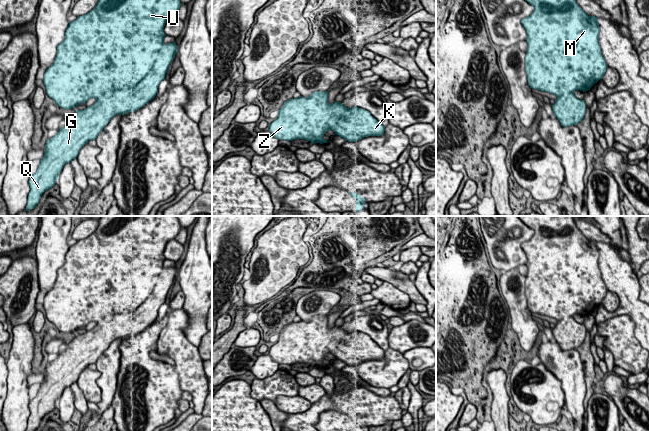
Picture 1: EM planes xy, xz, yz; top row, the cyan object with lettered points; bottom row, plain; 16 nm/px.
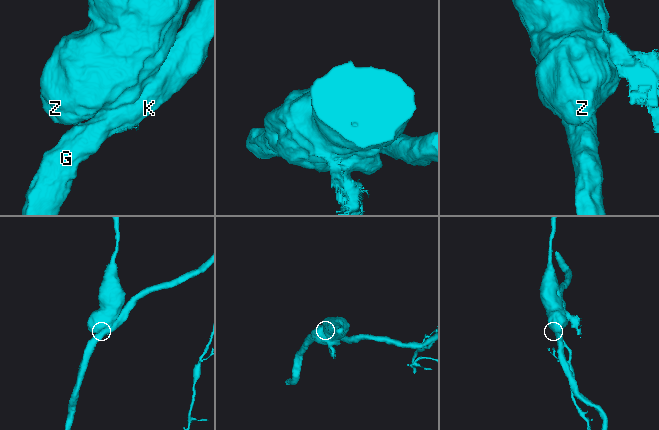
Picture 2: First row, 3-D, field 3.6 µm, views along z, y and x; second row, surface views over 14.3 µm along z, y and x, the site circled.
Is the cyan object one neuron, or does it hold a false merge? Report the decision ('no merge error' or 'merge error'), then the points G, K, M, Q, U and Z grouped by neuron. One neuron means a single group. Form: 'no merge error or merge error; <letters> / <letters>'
merge error; G K Q / M U Z

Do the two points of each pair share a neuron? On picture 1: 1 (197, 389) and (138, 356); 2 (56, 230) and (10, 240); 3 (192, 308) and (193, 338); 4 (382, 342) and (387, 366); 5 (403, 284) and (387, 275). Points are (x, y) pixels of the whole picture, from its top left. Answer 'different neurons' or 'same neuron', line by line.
1: different neurons
2: different neurons
3: same neuron
4: different neurons
5: same neuron

